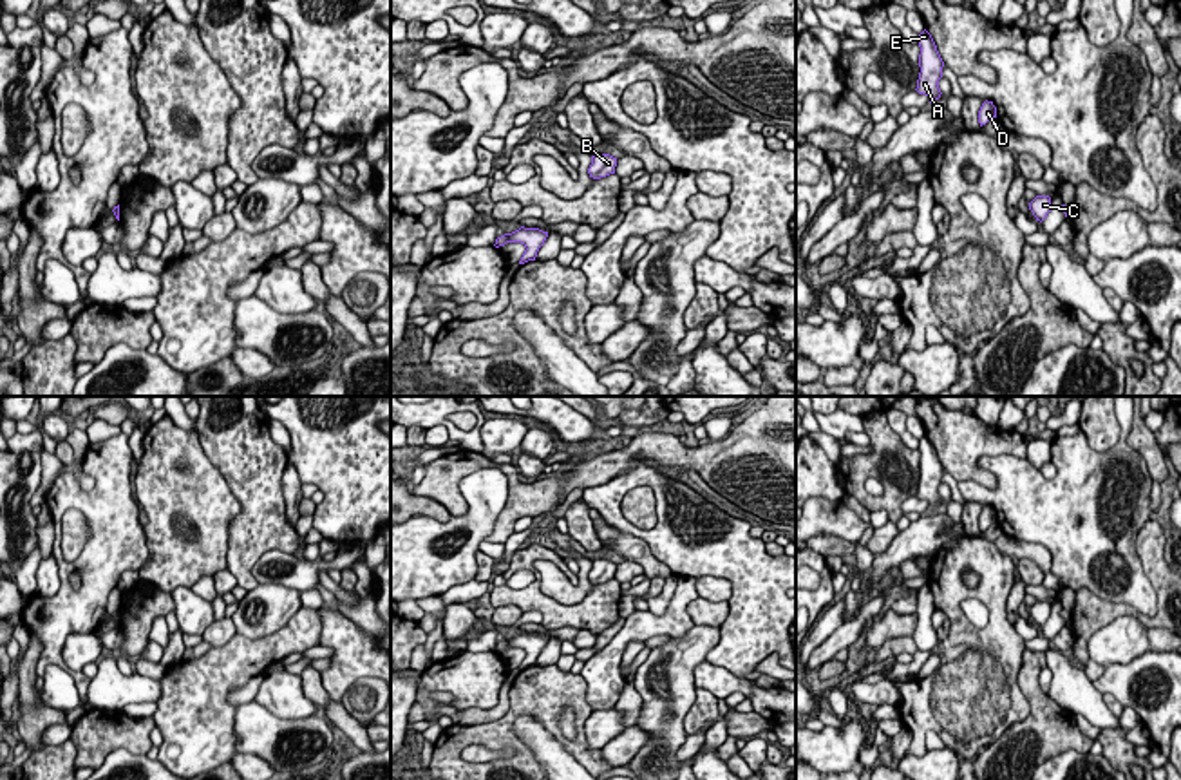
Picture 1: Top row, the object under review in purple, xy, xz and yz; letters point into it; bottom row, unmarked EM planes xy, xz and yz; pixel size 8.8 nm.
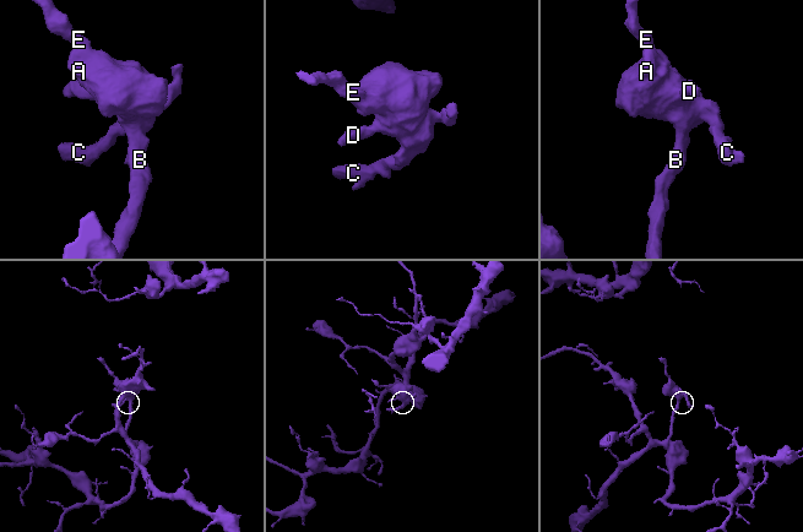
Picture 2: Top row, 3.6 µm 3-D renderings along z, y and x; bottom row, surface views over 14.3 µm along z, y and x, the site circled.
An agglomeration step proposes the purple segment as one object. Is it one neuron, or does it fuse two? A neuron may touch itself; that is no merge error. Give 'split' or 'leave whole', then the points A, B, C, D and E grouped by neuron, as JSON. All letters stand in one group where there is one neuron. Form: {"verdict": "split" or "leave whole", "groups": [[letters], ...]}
{"verdict": "leave whole", "groups": [["A", "B", "C", "D", "E"]]}

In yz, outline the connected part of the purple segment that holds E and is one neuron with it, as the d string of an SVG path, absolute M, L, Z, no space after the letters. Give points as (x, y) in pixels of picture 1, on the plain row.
M924 434L919 440L919 485L917 485L917 498L930 503L930 509L940 503L939 485L942 483L944 467L937 456L937 451L931 440Z

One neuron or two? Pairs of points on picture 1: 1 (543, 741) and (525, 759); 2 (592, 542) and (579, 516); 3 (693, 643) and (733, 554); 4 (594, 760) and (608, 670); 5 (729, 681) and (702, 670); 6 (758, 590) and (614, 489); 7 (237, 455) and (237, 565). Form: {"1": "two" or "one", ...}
{"1": "two", "2": "one", "3": "two", "4": "two", "5": "one", "6": "one", "7": "one"}

